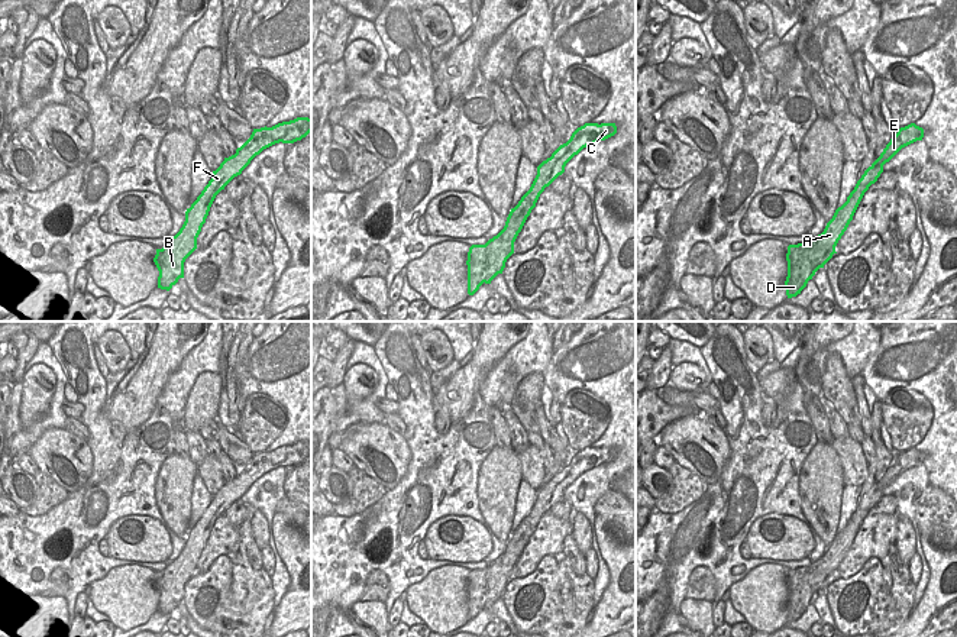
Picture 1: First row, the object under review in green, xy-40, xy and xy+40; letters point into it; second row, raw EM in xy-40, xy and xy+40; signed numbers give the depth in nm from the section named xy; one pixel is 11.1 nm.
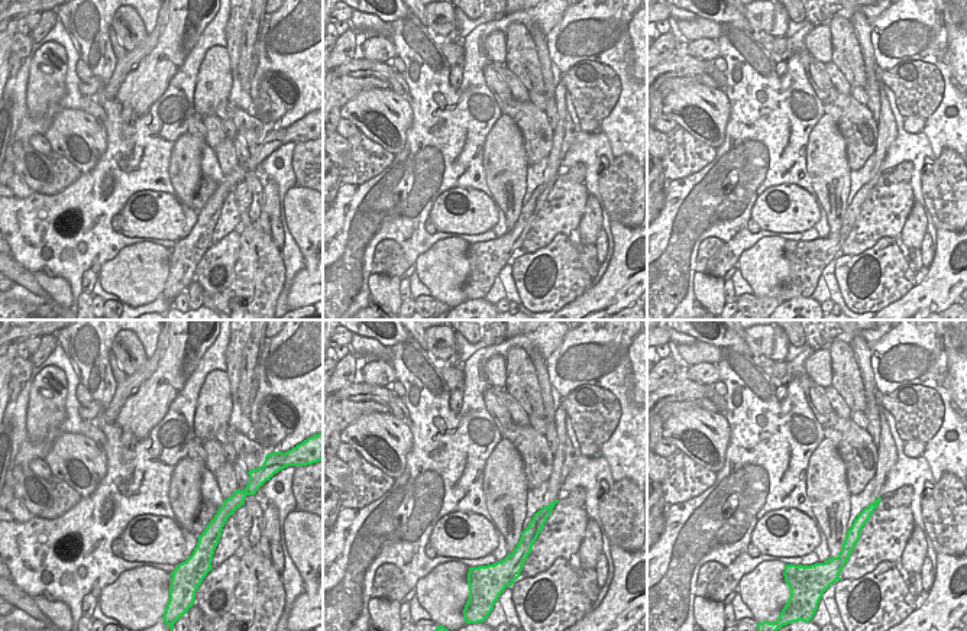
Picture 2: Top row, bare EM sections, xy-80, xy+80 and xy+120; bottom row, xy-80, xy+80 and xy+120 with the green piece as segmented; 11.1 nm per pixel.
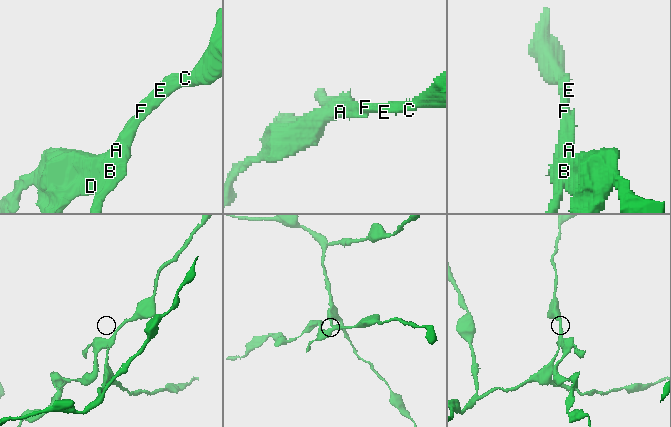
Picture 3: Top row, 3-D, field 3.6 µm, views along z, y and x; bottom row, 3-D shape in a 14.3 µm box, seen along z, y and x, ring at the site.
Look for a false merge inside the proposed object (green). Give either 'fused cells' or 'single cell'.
fused cells

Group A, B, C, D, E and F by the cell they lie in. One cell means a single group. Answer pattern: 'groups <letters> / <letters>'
groups A D / B C E F

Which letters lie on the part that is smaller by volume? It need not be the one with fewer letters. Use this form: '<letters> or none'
A, D

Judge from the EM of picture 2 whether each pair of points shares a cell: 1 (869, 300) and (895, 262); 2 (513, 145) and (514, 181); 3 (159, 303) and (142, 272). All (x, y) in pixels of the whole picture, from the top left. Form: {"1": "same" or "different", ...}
{"1": "same", "2": "same", "3": "different"}

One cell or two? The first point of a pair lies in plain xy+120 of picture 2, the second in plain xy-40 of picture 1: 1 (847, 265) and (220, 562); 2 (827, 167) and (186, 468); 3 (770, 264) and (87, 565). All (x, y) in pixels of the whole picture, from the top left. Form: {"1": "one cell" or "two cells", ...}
{"1": "one cell", "2": "one cell", "3": "two cells"}

